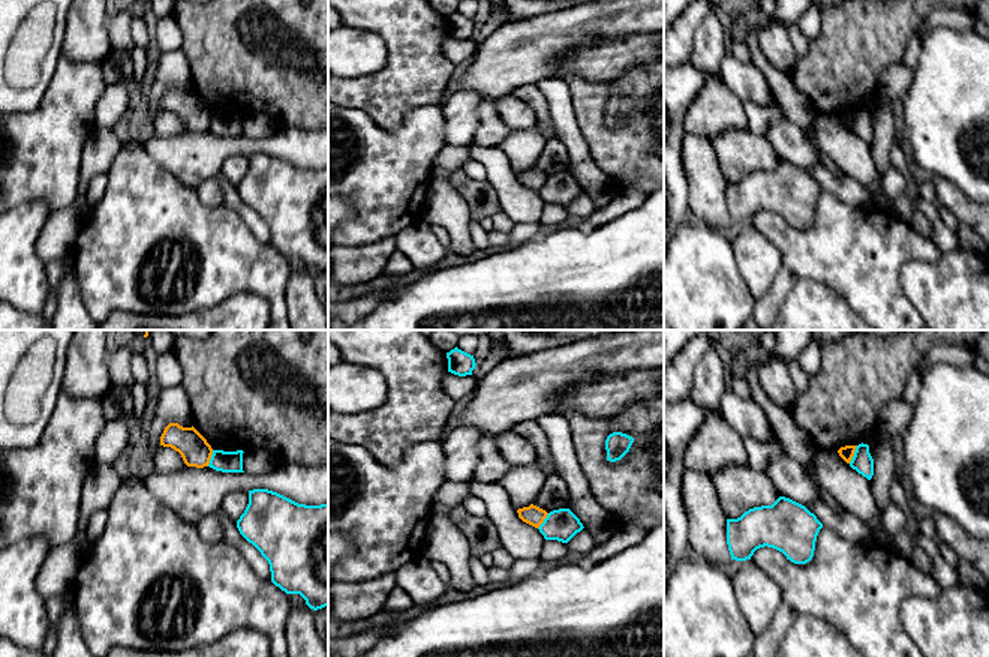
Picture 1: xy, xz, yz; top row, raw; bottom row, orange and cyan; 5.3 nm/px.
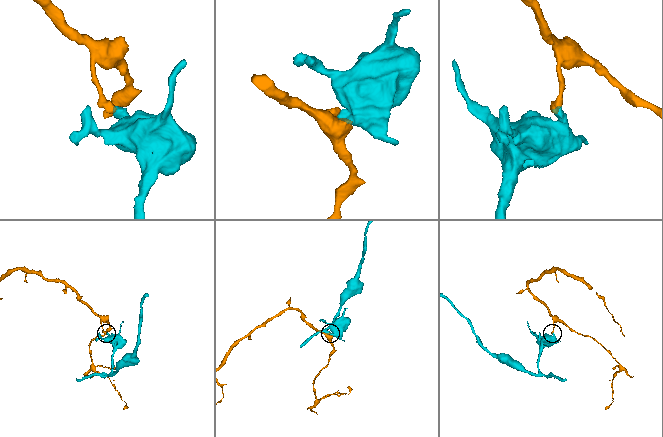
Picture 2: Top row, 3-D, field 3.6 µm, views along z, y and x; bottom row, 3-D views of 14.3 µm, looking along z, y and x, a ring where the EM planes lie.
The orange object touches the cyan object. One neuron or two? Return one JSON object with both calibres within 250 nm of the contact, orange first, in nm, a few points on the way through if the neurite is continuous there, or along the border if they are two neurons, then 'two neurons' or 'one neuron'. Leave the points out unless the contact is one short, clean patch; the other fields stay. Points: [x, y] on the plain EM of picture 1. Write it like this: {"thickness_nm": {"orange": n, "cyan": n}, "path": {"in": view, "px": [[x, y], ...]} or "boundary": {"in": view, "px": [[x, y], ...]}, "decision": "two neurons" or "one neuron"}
{"thickness_nm": {"orange": 70, "cyan": 120}, "boundary": {"in": "yz", "px": [[857, 110], [848, 126]]}, "decision": "two neurons"}

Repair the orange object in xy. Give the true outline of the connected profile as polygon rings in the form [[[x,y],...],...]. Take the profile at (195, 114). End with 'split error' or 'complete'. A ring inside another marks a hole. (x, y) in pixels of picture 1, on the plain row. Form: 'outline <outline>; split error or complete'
outline [[[169,87],[165,92],[160,110],[178,116],[187,130],[208,130],[213,118],[211,110],[193,90],[183,92],[178,87]]]; complete

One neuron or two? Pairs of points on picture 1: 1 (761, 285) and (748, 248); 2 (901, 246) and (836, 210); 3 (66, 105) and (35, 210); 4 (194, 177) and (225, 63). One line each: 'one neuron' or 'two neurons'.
1: one neuron
2: one neuron
3: two neurons
4: two neurons

